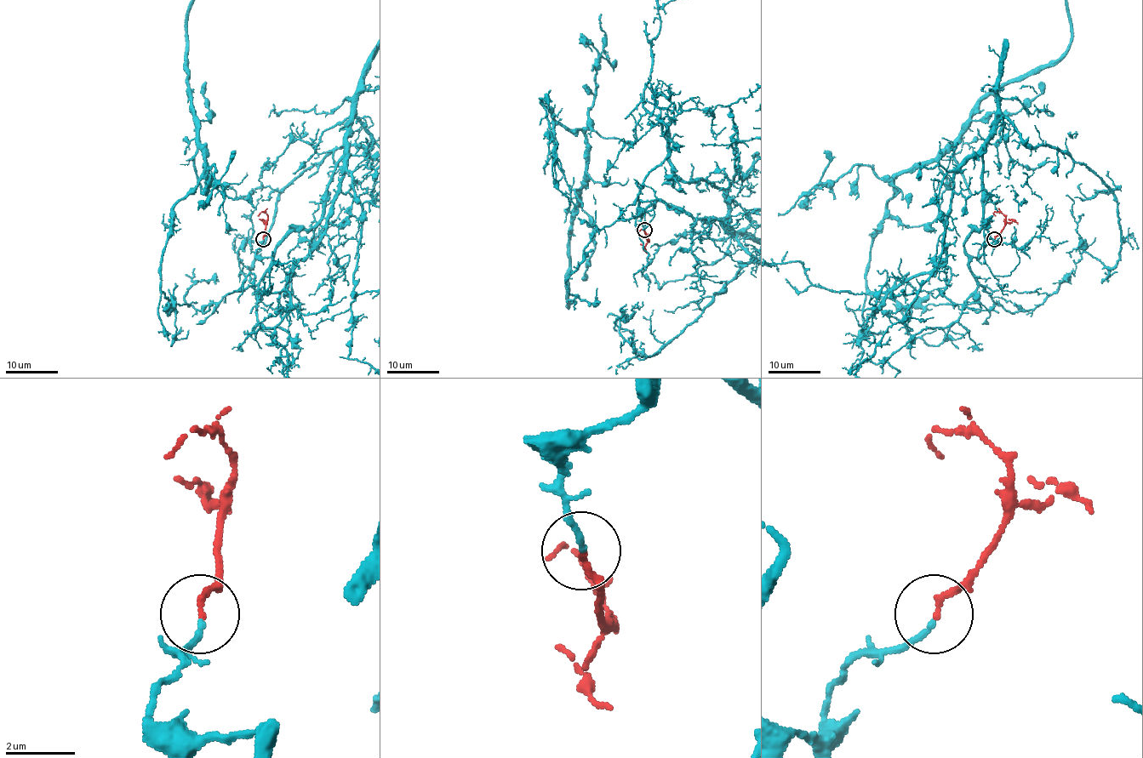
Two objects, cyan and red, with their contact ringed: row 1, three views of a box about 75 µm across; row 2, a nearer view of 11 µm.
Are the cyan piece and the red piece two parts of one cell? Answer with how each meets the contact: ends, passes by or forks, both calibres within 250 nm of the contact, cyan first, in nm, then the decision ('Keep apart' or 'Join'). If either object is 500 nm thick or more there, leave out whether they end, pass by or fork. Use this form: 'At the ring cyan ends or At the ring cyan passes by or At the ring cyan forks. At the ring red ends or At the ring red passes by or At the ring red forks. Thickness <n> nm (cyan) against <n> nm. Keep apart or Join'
At the ring cyan ends. At the ring red ends. Thickness 170 nm (cyan) against 180 nm. Join

